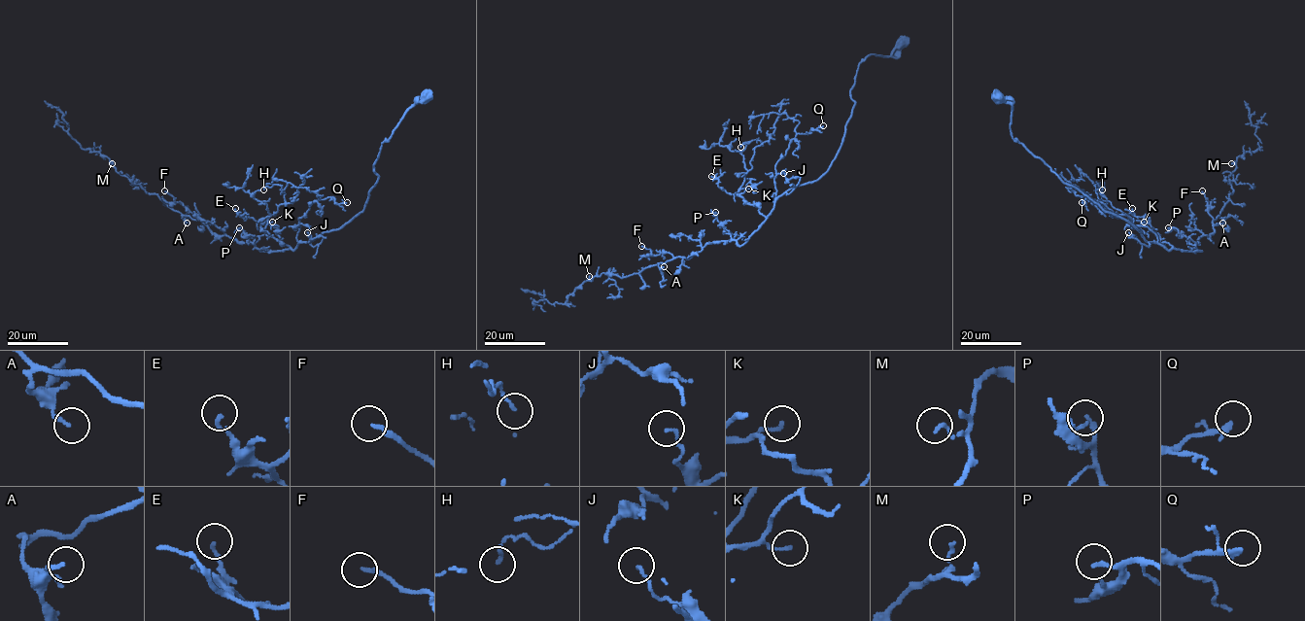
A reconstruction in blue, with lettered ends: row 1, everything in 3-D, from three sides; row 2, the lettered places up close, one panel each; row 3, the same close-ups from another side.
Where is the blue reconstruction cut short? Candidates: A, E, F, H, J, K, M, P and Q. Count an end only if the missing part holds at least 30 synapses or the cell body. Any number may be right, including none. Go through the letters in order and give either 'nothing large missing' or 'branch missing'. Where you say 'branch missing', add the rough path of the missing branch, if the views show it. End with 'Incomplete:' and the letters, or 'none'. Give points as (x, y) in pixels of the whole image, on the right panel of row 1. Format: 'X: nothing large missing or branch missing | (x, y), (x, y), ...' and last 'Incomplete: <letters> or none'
A: nothing large missing
E: nothing large missing
F: branch missing | (1202, 190), (1201, 187), (1184, 171), (1182, 155), (1194, 153), (1197, 146), (1203, 145), (1203, 132)
H: nothing large missing
J: nothing large missing
K: nothing large missing
M: nothing large missing
P: branch missing | (1168, 227), (1165, 223), (1168, 223), (1168, 206), (1144, 202), (1130, 191), (1119, 189), (1107, 174), (1094, 141)
Q: branch missing | (1081, 202), (1060, 189), (1059, 179), (1047, 170), (1034, 147), (1019, 133), (1020, 136)
Incomplete: F, P, Q

